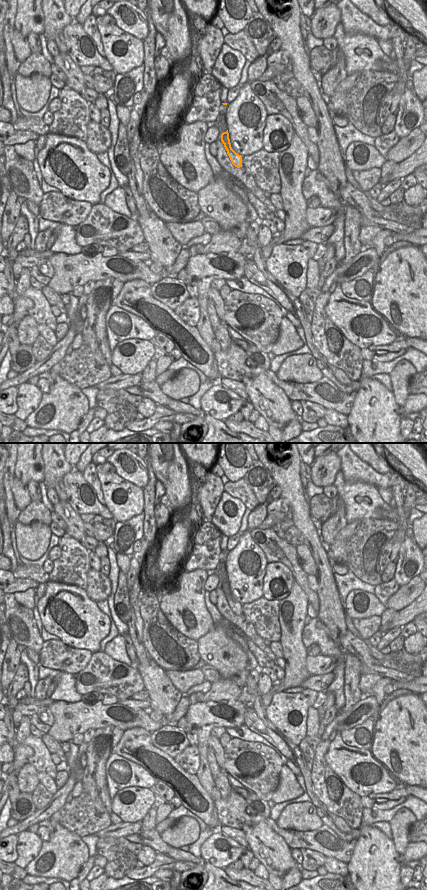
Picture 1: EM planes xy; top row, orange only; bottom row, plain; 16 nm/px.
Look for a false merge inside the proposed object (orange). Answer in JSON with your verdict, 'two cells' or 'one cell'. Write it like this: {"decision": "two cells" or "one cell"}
{"decision": "two cells"}

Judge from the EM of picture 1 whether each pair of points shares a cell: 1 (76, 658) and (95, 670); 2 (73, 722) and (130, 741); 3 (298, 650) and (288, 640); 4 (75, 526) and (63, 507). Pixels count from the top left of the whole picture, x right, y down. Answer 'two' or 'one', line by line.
1: two
2: two
3: one
4: one

